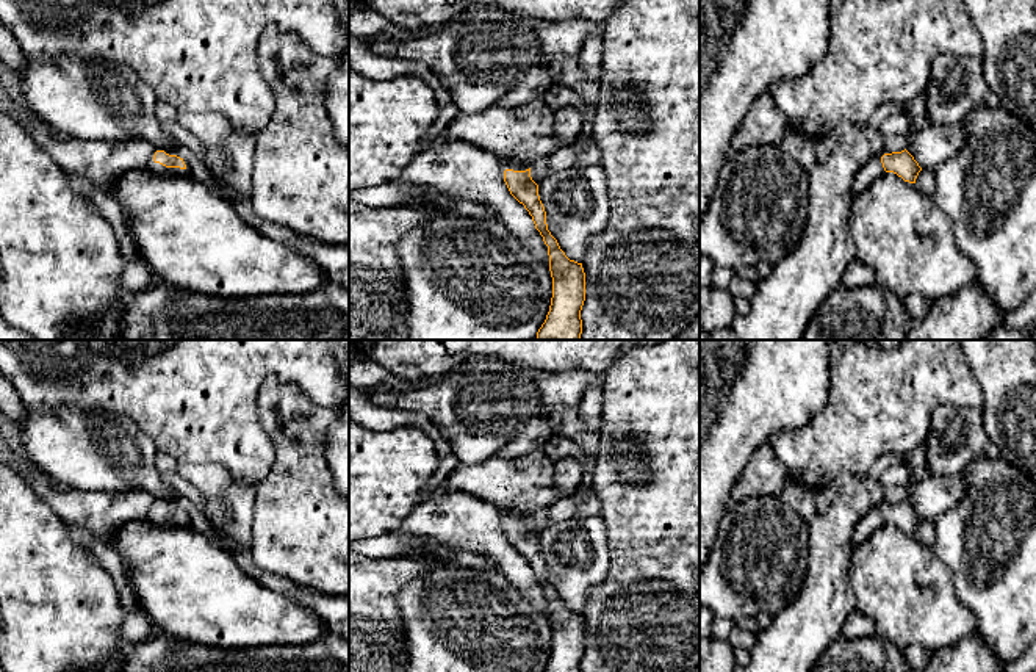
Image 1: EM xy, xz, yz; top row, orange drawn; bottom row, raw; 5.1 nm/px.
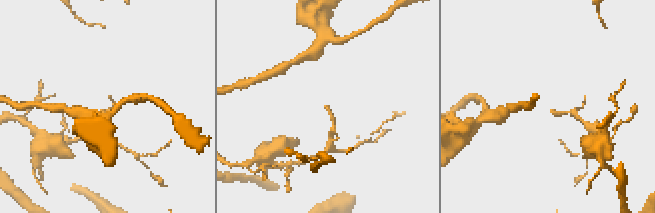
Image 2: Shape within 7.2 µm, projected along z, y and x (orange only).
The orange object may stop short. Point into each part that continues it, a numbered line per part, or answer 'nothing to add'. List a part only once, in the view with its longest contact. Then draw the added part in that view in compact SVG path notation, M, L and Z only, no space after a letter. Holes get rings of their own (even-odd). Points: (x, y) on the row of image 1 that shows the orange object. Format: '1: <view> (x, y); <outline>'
1: xy (157, 168); M150 161L147 164L147 169L155 172L155 174L186 174L186 169L180 169L180 168L166 168L160 163Z

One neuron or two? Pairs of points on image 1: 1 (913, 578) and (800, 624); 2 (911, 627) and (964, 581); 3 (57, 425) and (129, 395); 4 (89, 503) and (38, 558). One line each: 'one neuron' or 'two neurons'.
1: two neurons
2: two neurons
3: two neurons
4: two neurons

